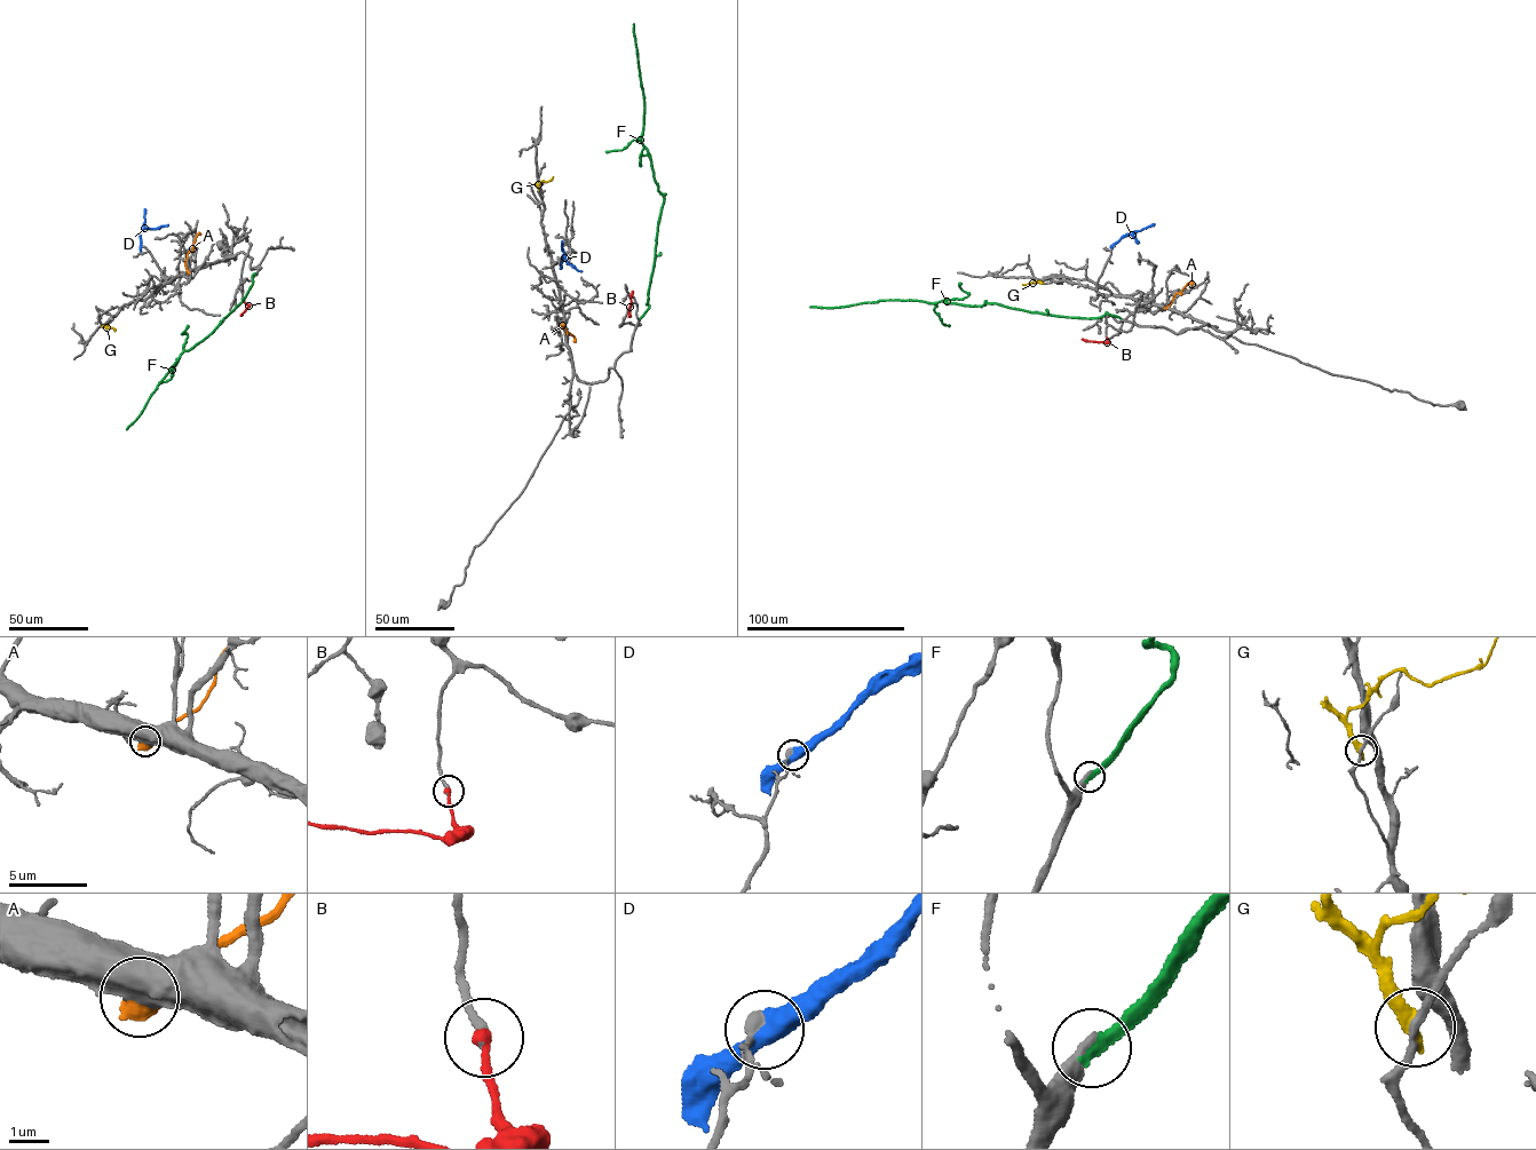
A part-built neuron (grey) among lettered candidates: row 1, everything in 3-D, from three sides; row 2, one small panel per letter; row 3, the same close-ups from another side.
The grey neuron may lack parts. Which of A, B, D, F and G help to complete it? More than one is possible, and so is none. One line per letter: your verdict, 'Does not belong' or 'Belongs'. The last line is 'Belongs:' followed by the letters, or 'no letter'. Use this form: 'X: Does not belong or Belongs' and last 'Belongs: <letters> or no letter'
A: Does not belong
B: Belongs
D: Does not belong
F: Belongs
G: Does not belong
Belongs: B, F

